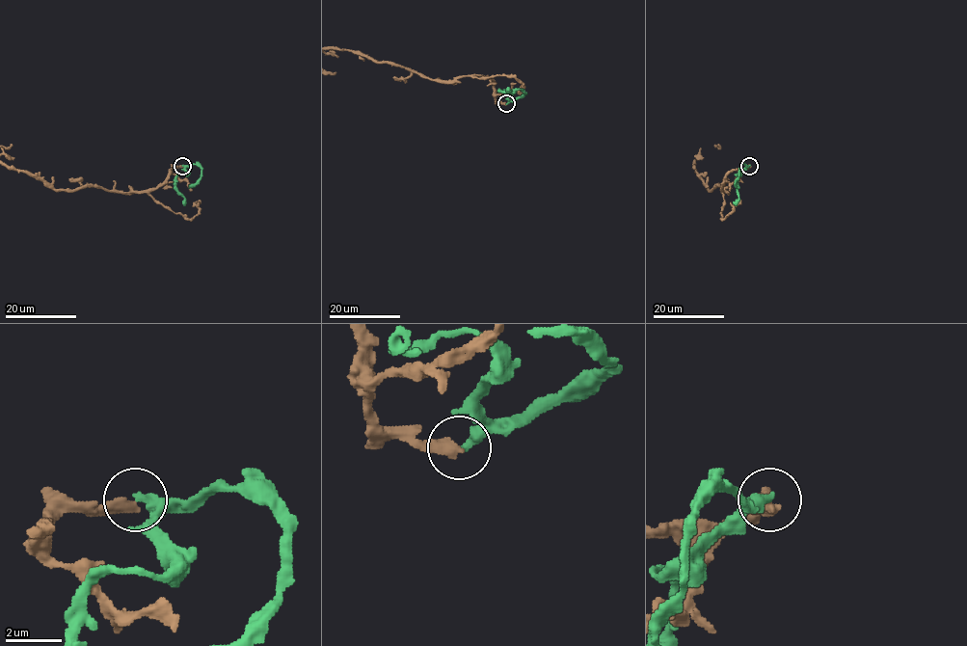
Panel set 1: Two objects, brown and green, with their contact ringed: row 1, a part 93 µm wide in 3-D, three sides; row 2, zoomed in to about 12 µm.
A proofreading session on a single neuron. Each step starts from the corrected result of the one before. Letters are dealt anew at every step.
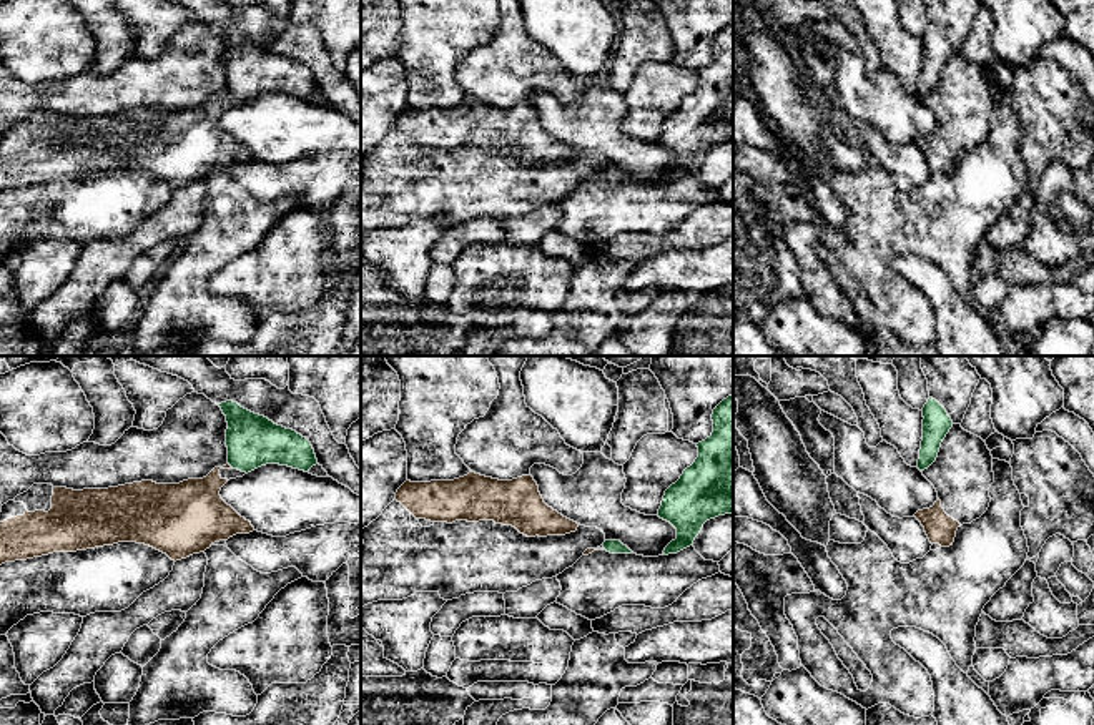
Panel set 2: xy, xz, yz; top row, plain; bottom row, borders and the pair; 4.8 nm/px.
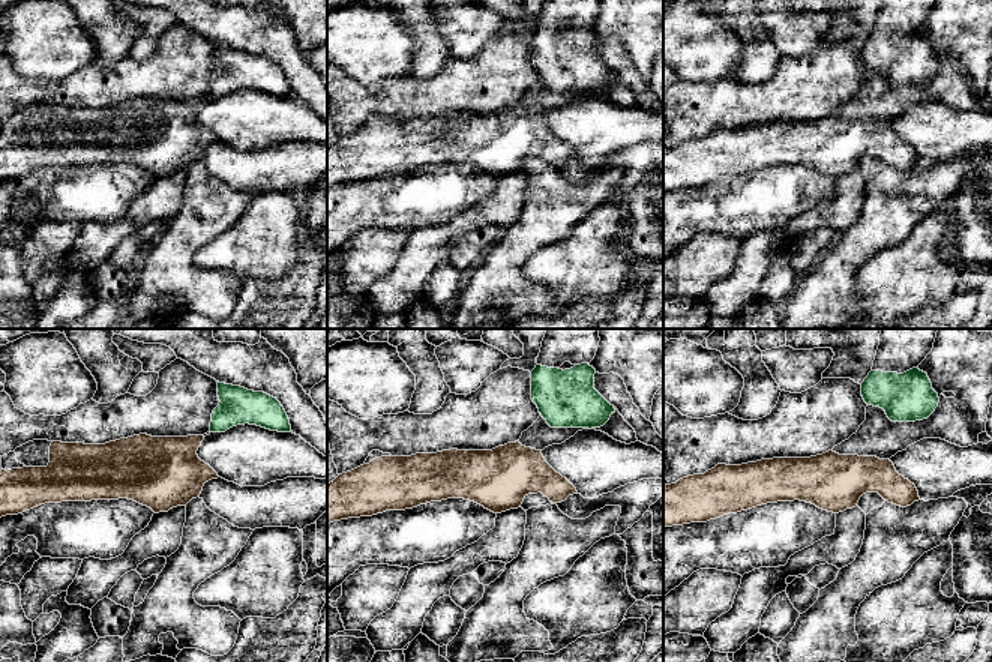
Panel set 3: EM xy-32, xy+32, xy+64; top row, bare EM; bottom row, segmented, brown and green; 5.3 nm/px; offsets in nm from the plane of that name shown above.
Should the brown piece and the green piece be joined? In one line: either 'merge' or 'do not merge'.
do not merge

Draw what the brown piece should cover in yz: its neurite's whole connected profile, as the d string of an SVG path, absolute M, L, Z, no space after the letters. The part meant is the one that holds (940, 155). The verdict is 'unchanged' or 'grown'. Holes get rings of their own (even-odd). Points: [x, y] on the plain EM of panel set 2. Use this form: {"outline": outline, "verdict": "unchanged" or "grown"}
{"outline": "M953 52L936 88L921 100L934 113L938 128L913 145L921 150L931 171L949 175L956 158L989 135L994 110L991 78L981 65Z", "verdict": "grown"}

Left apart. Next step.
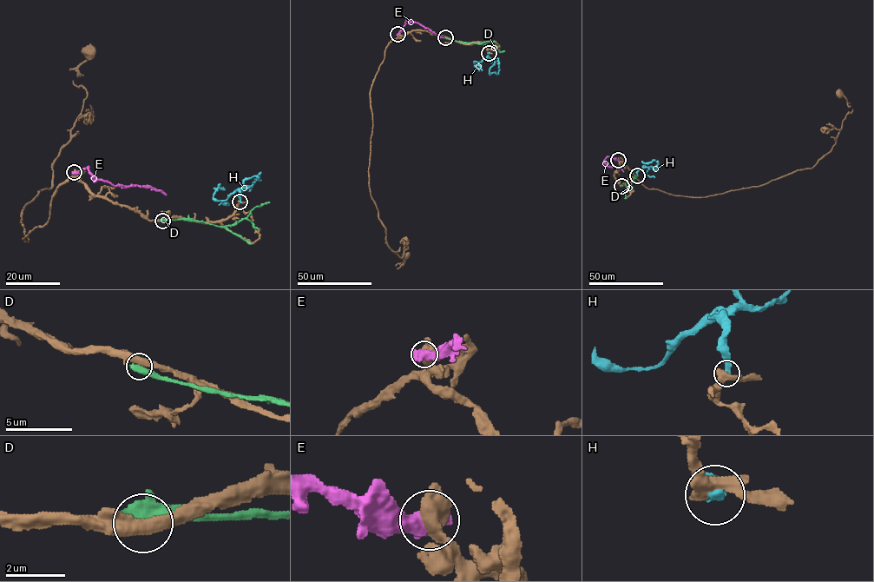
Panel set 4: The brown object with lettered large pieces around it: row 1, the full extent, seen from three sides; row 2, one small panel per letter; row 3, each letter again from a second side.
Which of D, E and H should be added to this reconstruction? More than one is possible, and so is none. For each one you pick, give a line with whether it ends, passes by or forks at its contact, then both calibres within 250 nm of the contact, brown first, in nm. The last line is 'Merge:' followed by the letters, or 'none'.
Merge: none

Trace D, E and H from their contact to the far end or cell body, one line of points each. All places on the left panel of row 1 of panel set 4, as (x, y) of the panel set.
D: (162, 221), (180, 219), (217, 226), (235, 225), (255, 208), (270, 201)
E: (74, 173), (87, 167), (93, 176), (114, 185), (149, 186), (166, 195)
H: (239, 201), (239, 190), (252, 186), (244, 186), (242, 192), (252, 185), (258, 174)

